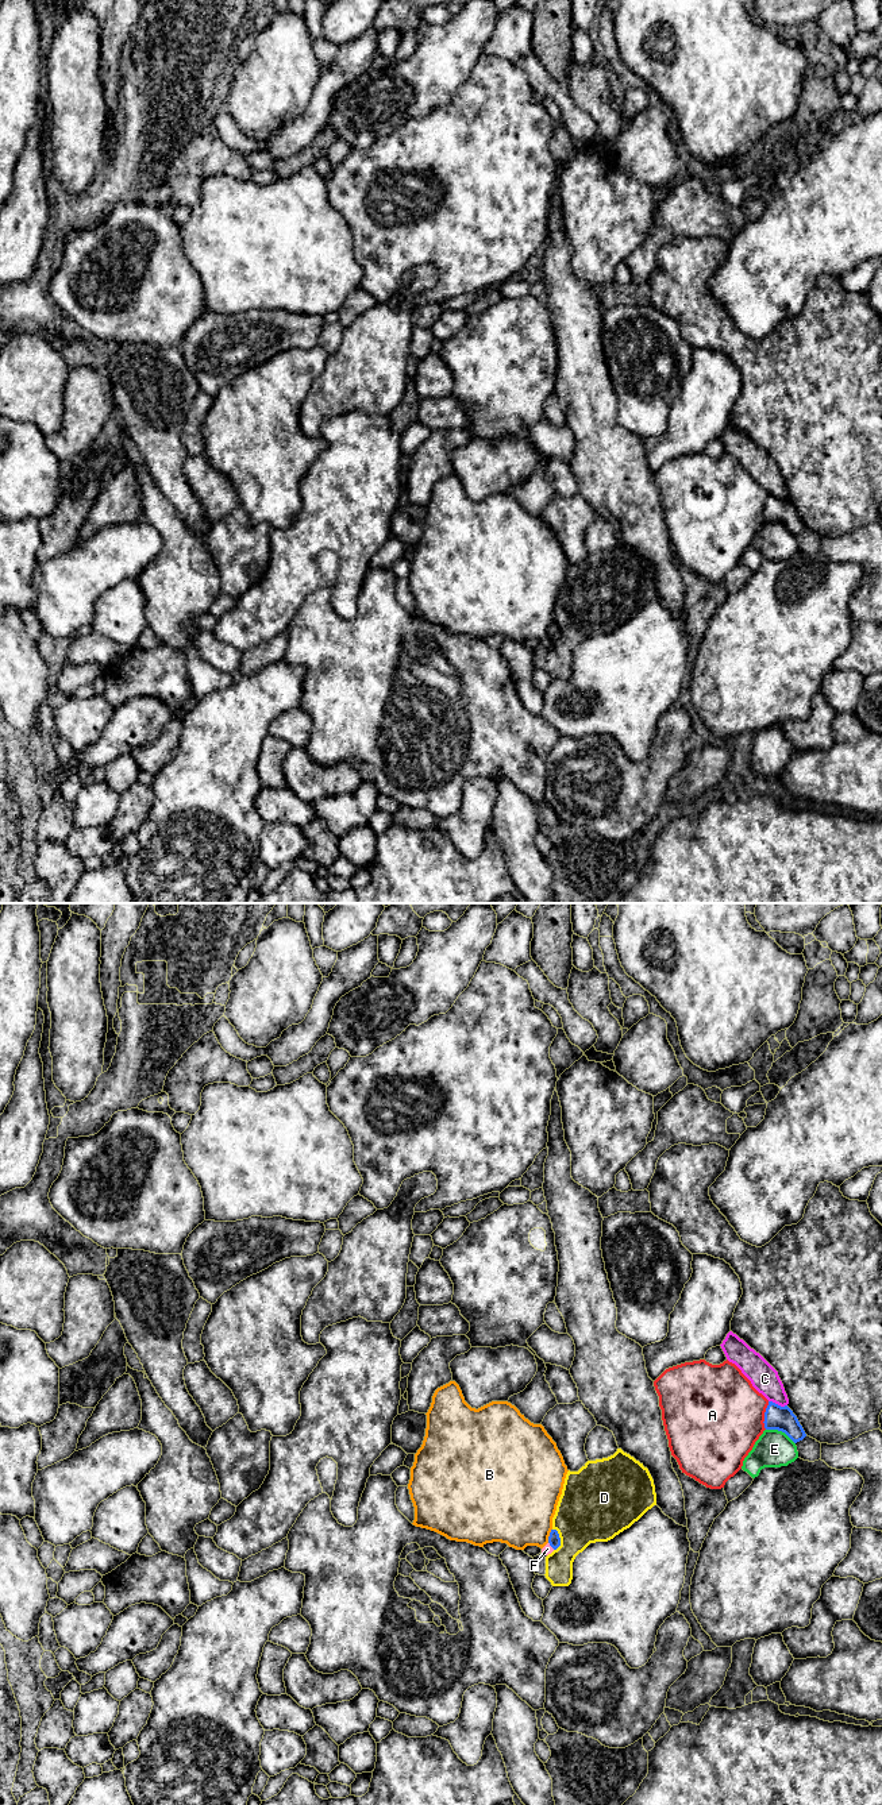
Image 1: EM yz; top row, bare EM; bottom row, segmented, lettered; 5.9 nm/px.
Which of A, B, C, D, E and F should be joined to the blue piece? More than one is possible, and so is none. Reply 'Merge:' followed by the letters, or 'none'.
Merge: none

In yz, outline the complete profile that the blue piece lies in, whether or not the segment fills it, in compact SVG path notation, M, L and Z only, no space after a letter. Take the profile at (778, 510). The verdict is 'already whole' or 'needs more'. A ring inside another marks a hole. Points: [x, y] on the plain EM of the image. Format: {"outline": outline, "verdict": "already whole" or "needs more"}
{"outline": "M769 494L769 498L764 505L763 516L766 522L782 524L794 536L802 533L806 529L797 509L793 506L793 504L787 498L781 500L773 494Z", "verdict": "already whole"}

